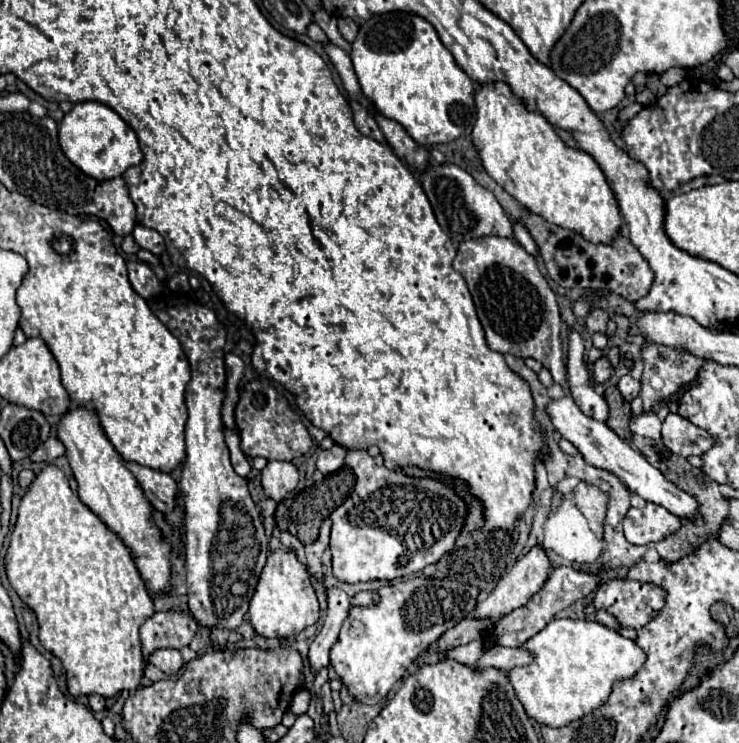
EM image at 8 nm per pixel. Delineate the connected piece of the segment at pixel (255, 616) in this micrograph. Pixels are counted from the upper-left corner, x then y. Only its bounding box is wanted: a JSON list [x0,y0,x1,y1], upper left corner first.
[249,549,319,639]

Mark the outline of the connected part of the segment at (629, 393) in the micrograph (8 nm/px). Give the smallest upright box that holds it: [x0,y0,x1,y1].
[617,375,641,401]

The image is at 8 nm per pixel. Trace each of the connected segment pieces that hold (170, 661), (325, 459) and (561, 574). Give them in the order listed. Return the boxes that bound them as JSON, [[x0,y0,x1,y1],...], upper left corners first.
[[149,649,183,675],[317,445,347,475],[493,567,599,645]]

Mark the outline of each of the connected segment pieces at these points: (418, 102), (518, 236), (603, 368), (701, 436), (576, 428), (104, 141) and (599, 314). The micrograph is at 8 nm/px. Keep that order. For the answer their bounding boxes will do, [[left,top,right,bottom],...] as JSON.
[[351,13,475,145],[513,221,537,255],[593,357,613,383],[661,413,715,457],[547,395,697,517],[59,101,143,181],[587,309,609,335]]

